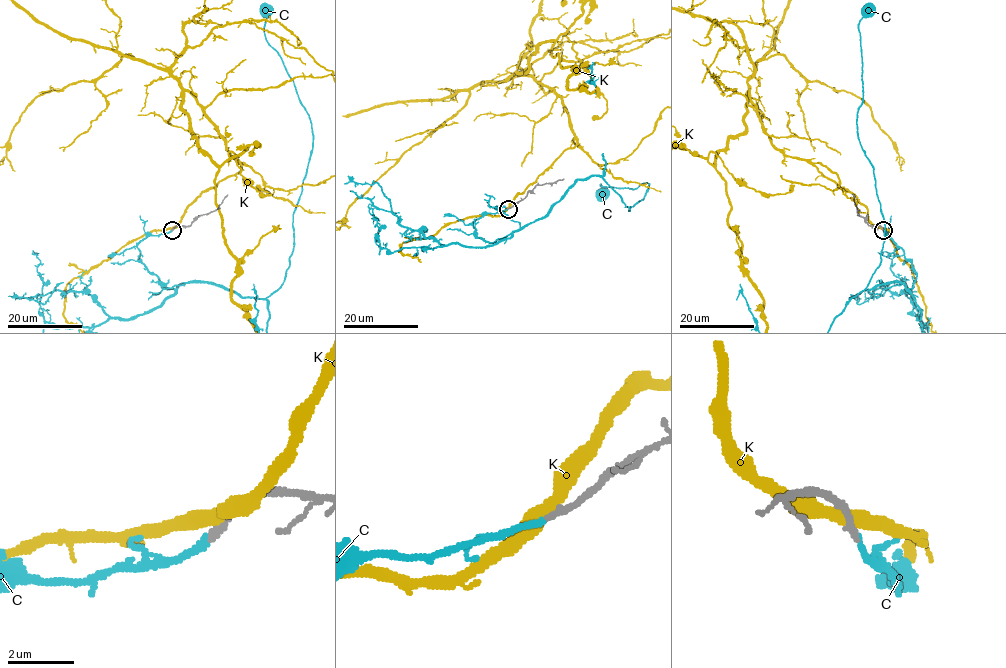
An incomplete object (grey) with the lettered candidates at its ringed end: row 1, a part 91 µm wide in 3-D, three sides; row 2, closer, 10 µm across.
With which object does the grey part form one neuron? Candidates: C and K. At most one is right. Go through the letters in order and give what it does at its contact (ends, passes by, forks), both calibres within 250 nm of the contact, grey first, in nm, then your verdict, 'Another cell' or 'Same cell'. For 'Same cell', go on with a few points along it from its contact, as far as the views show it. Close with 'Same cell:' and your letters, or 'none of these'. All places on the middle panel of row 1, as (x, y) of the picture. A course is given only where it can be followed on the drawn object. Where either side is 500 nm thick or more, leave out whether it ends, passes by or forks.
C: It ends there. Thickness 200 nm (grey) against 190 nm. Same cell. Its course: (507, 209), (475, 234), (541, 219), (579, 179), (599, 176), (629, 211), (648, 183), (601, 194)
K: It passes by. Thickness 280 nm (grey) against 420 nm. Another cell
Same cell: C

